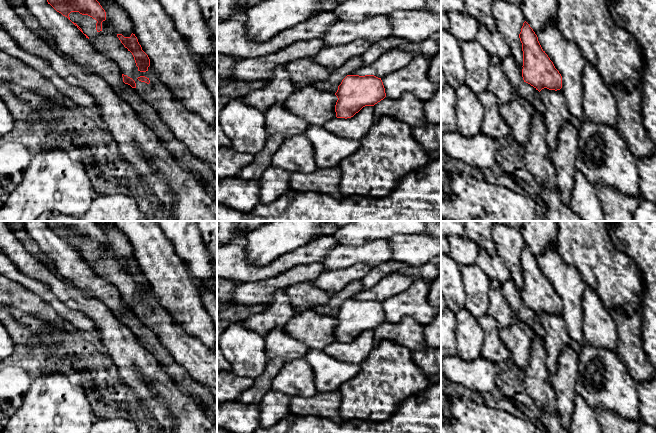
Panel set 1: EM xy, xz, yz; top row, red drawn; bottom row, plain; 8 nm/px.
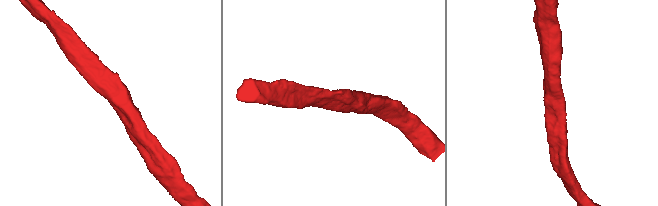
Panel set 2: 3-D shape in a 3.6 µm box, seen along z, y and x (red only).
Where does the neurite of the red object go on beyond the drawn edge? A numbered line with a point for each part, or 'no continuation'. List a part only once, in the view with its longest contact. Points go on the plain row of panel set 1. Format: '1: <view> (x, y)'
no continuation

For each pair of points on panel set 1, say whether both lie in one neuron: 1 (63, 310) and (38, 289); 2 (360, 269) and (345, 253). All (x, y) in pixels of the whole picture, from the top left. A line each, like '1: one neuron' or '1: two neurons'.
1: one neuron
2: two neurons

